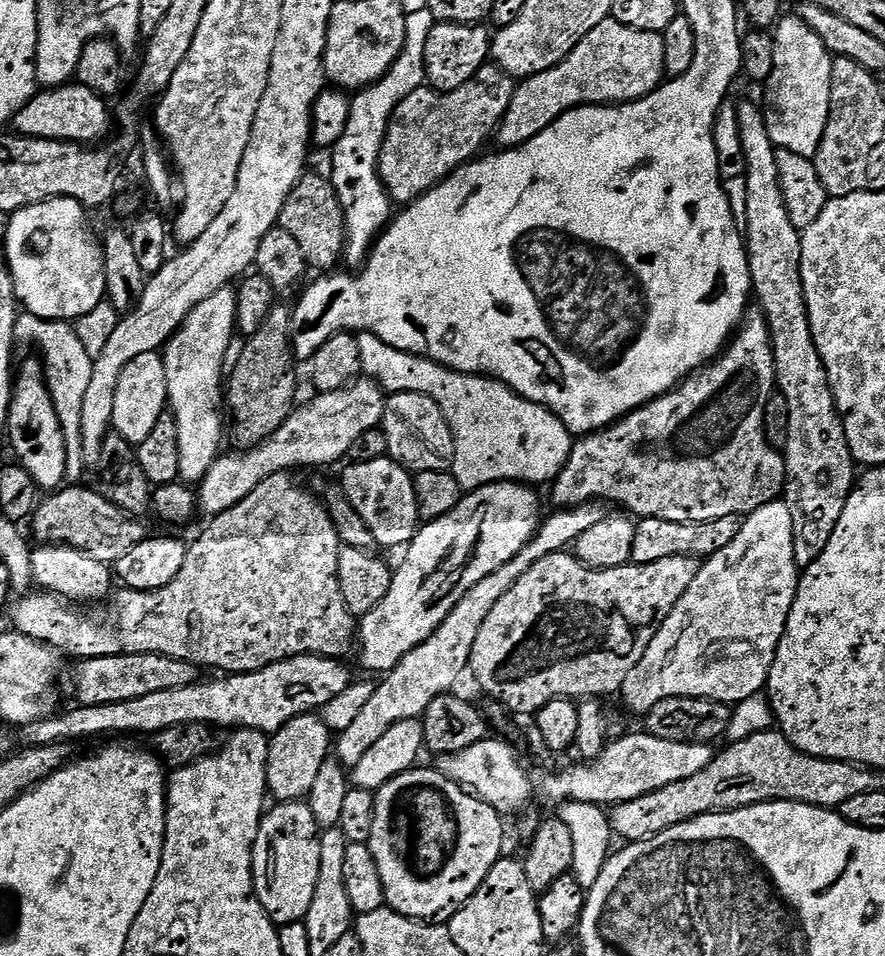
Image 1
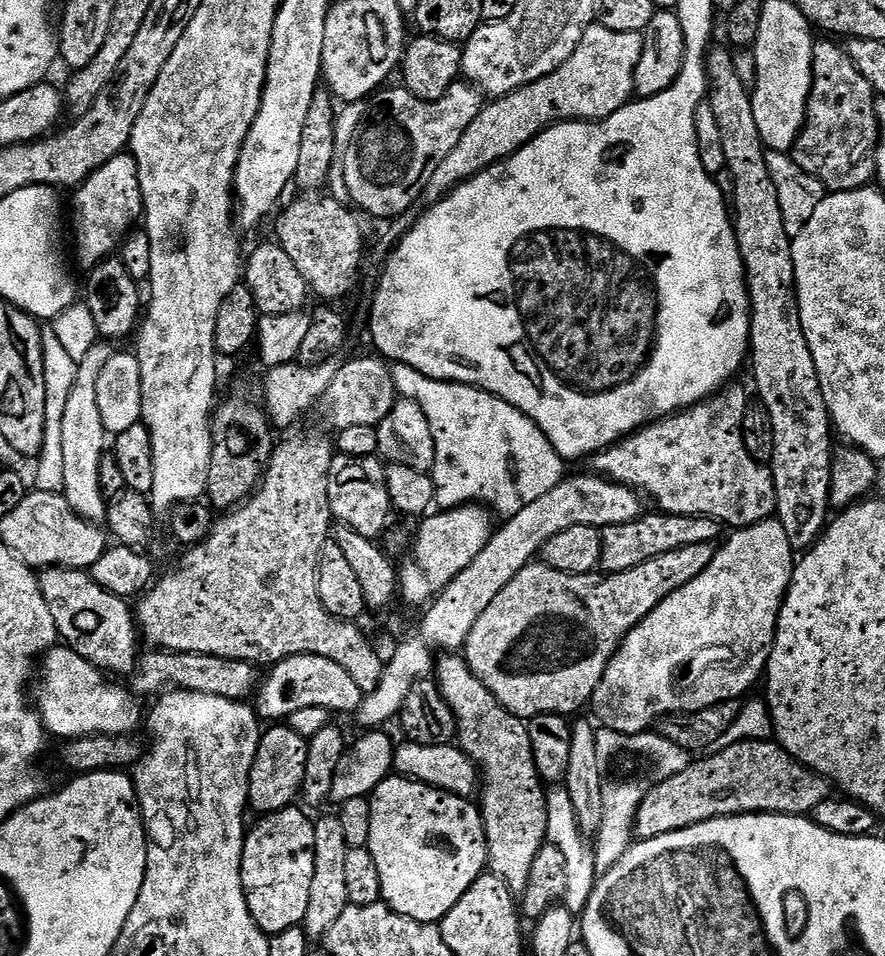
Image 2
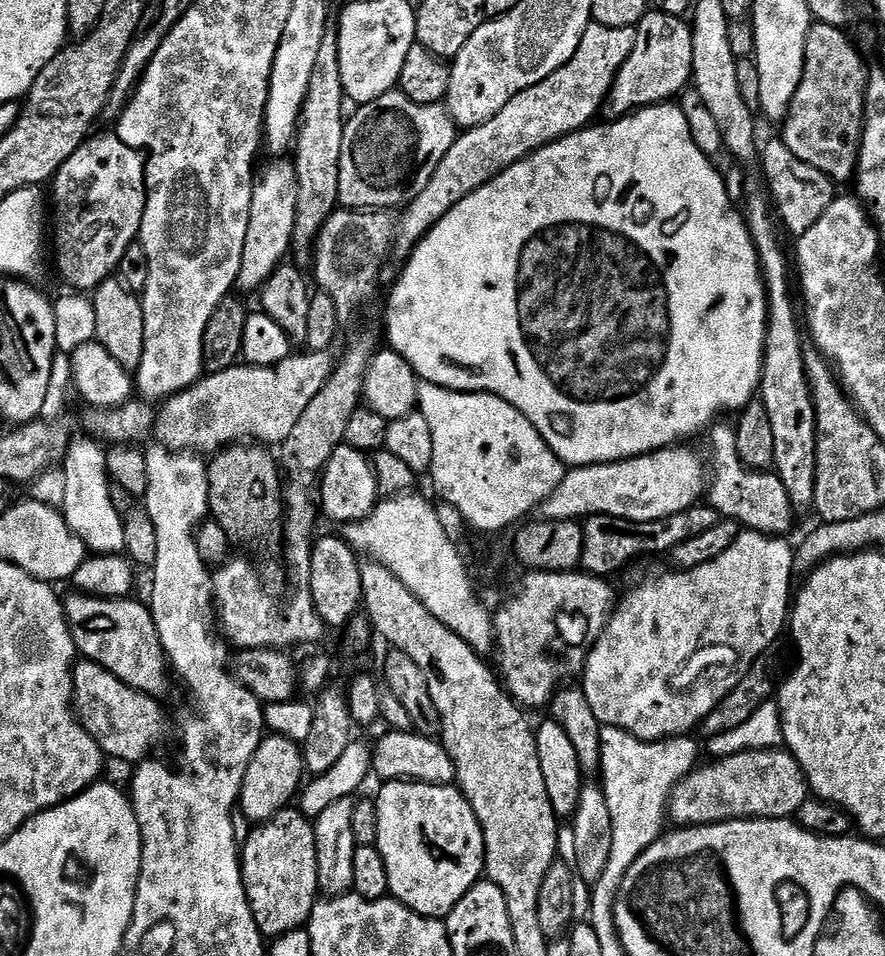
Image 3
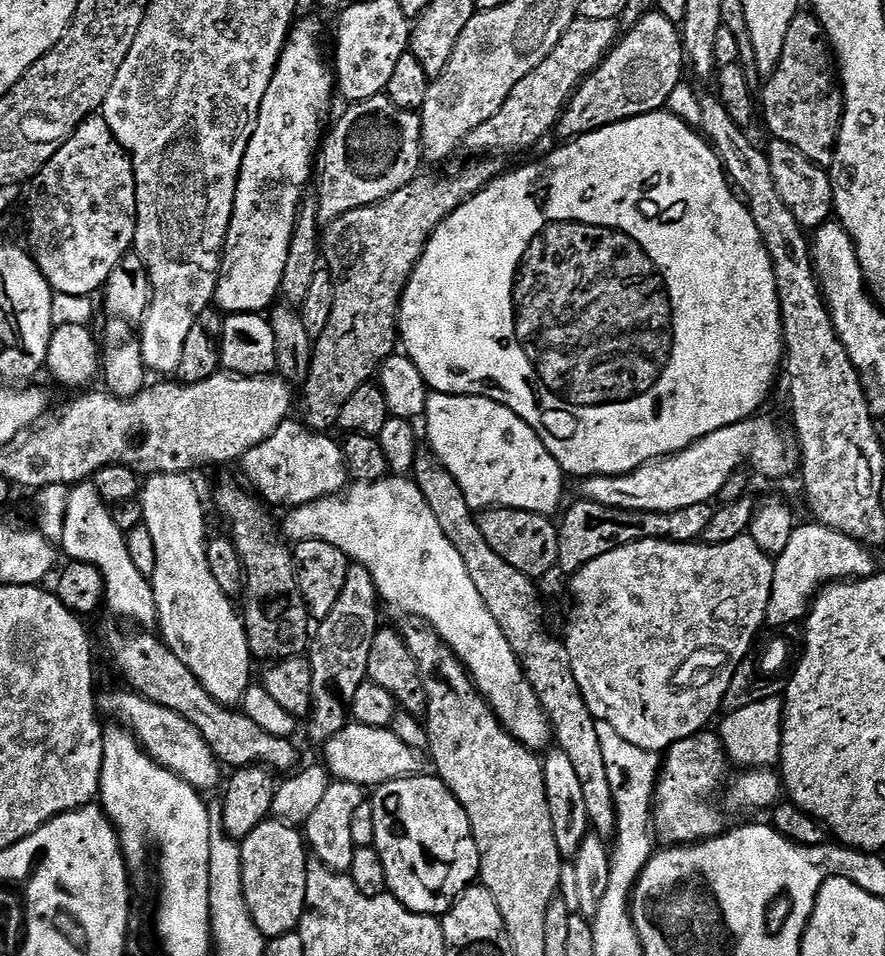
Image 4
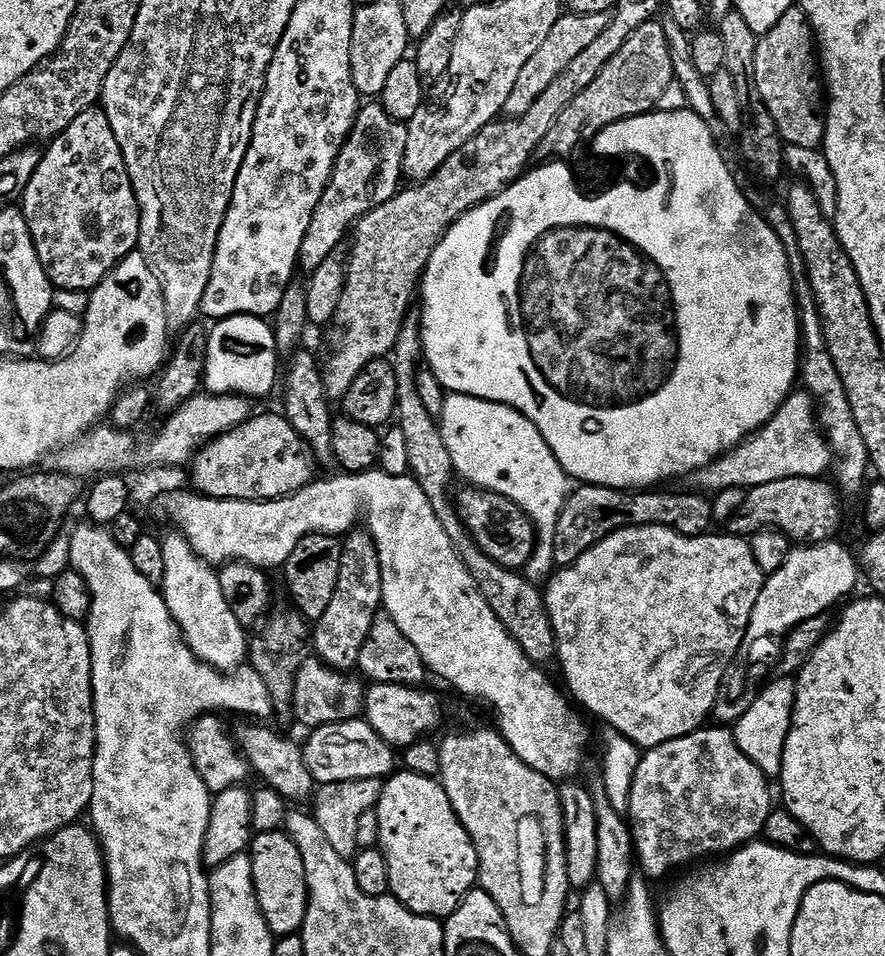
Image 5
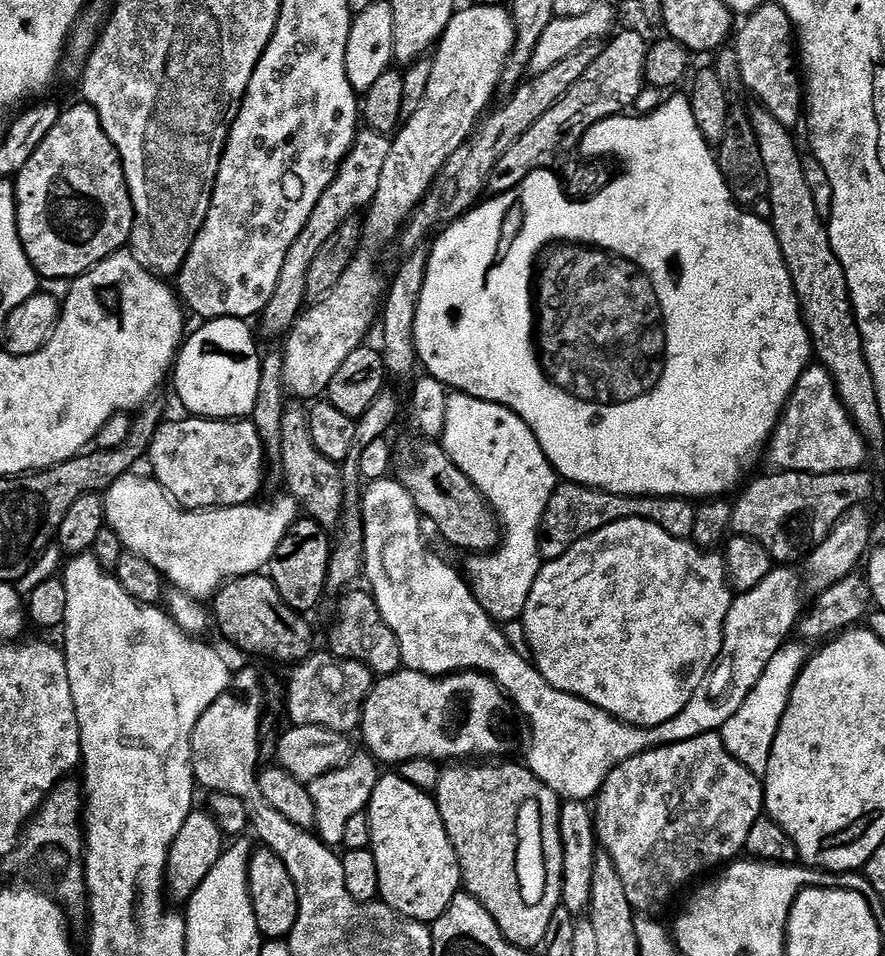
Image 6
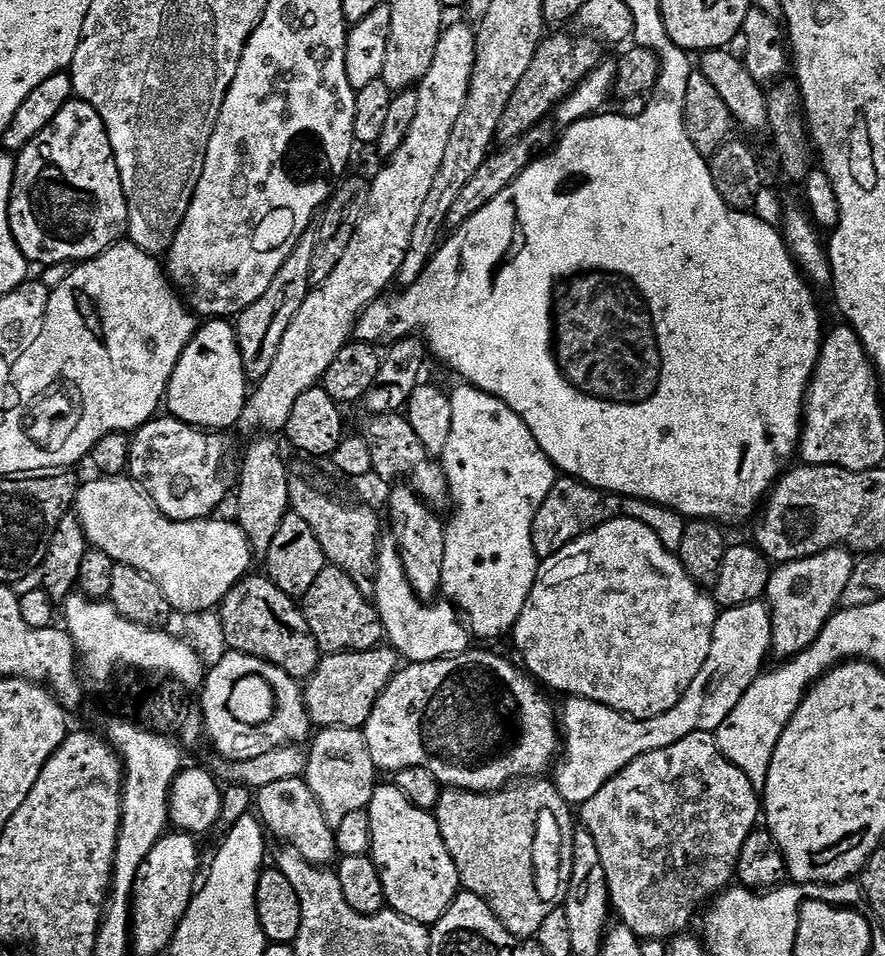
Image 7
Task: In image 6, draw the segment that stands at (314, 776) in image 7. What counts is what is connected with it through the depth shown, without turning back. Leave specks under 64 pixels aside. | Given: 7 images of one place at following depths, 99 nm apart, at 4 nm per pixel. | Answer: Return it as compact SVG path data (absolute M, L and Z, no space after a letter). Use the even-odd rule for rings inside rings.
M354 754L340 768L333 772L322 774L308 783L308 793L316 807L316 823L314 831L322 843L336 850L341 847L346 838L346 825L354 814L367 809L370 798L374 794L374 786L378 786L382 768L371 755Z

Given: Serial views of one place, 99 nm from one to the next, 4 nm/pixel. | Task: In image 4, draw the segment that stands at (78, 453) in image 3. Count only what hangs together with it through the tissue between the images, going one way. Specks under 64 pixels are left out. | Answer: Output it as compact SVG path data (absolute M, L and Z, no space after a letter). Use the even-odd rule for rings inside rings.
M87 480L71 487L58 540L62 542L60 548L68 556L67 559L84 562L97 568L102 574L104 604L114 615L121 616L124 620L133 620L136 626L152 626L157 623L151 579L138 574L130 557L127 535L114 524L111 509L98 494L93 481Z

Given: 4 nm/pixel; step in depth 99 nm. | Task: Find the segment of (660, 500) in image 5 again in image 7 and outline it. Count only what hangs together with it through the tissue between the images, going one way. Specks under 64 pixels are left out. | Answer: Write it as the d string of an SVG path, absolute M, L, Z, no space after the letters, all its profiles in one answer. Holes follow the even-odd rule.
M560 478L550 490L546 502L542 502L542 506L537 510L532 523L532 541L537 557L551 556L557 548L566 547L585 530L594 529L605 520L615 520L621 512L631 520L650 526L650 530L658 534L658 542L662 542L666 550L679 553L682 537L686 535L686 520L680 513L661 504L654 504L651 500L637 500L634 496L625 496L621 500L621 497L609 494L603 488L593 488L592 485L575 478ZM620 504L624 504L624 508L620 508Z

